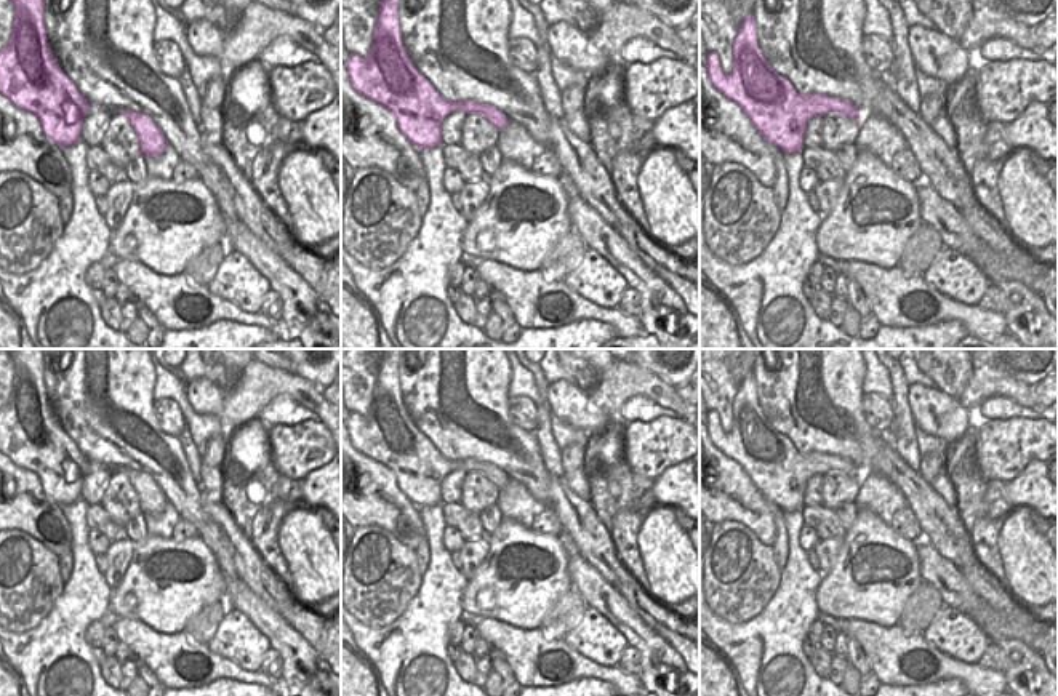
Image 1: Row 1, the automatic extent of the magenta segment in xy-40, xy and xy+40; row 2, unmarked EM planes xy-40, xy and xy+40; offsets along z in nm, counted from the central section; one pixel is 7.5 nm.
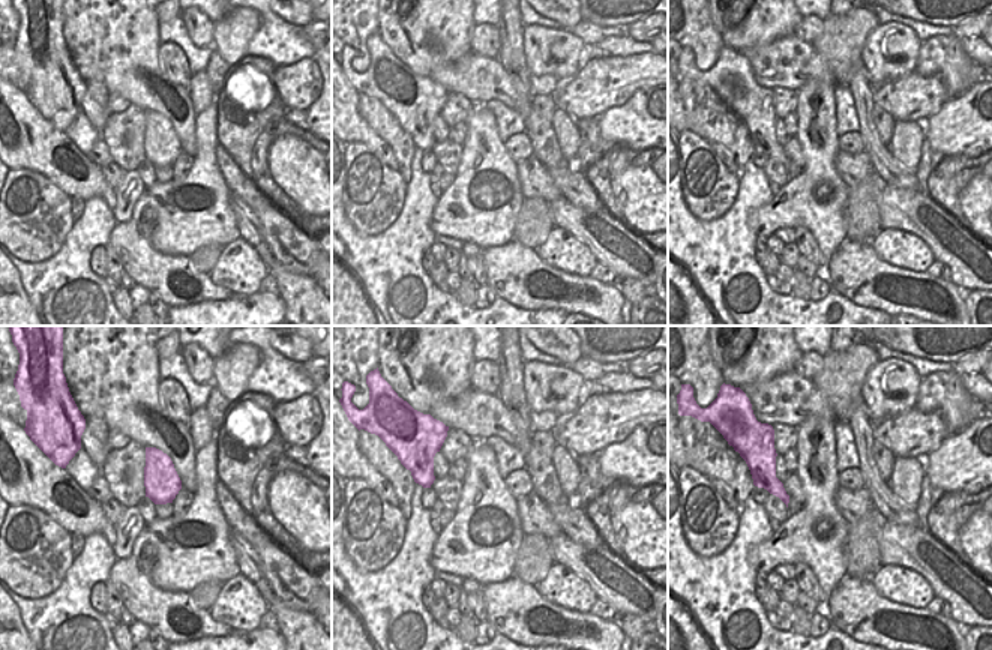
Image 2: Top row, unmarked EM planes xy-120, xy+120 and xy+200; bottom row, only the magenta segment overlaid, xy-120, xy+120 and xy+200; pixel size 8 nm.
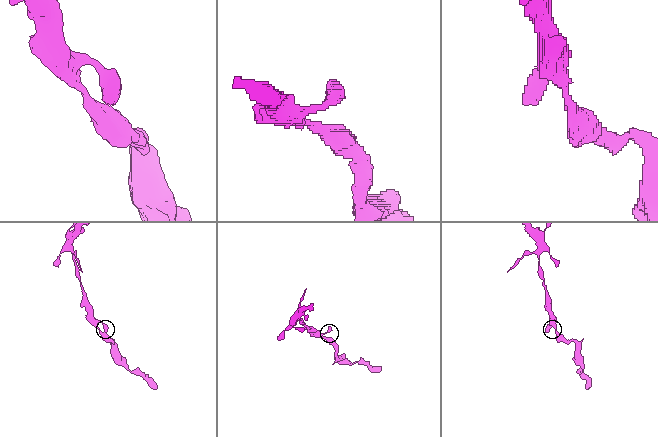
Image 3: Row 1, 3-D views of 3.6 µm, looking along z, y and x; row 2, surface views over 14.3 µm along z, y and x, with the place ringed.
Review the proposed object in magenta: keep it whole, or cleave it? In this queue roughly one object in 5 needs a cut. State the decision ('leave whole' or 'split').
leave whole

